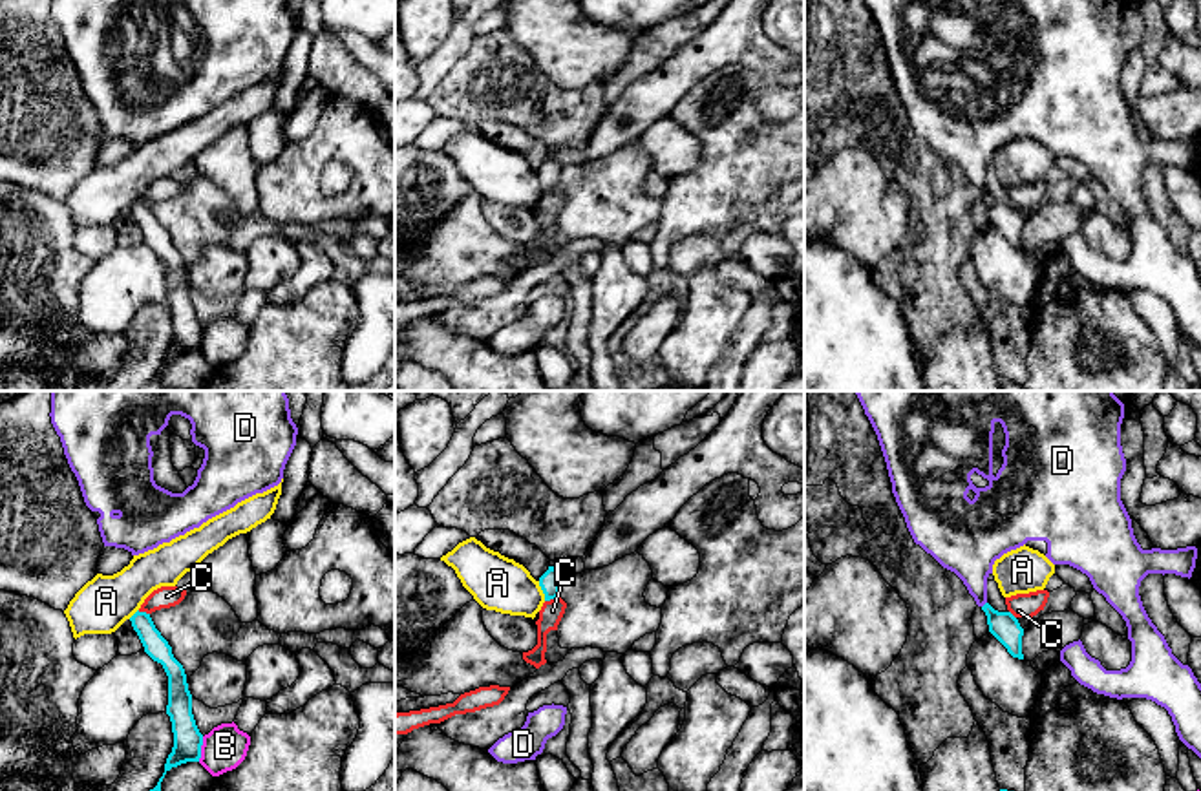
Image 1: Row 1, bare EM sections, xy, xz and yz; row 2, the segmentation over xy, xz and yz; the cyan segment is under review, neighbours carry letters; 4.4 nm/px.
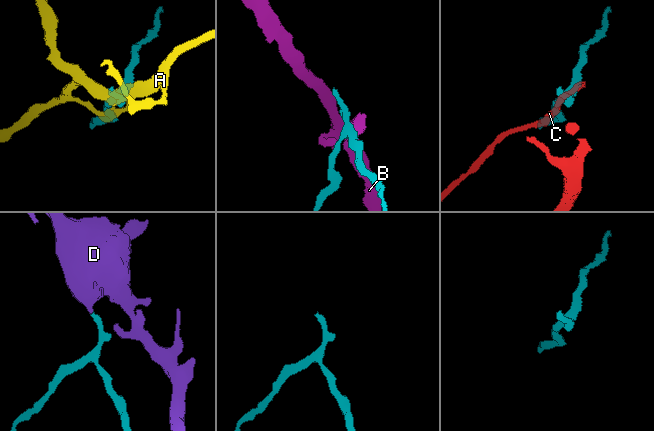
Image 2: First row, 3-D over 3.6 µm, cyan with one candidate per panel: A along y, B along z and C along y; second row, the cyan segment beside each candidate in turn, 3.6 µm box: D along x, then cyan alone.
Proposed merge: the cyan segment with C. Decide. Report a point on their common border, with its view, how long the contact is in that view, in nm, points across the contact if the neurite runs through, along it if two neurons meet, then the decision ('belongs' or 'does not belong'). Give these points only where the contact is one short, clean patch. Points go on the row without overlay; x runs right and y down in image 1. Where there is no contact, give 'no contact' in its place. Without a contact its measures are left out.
contact xz (551, 189); length 70 nm; border xz (558, 187), (545, 192); does not belong

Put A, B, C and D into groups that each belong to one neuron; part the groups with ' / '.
A / B / C / D

